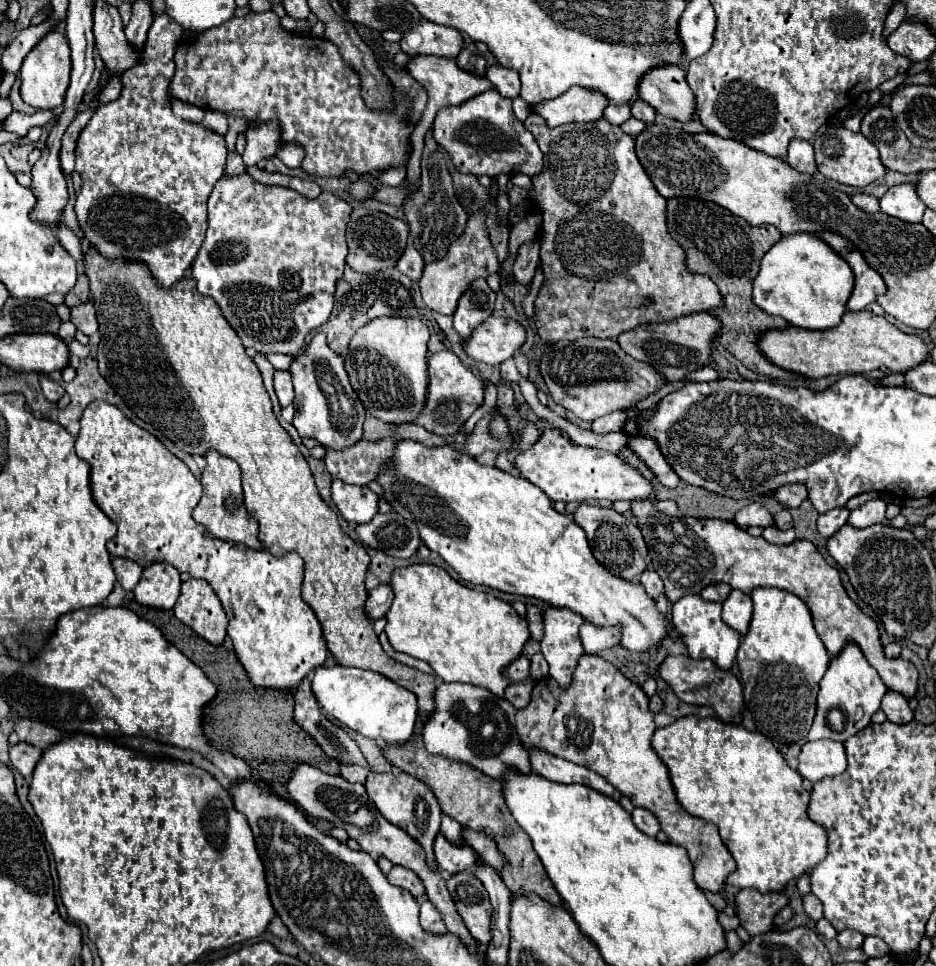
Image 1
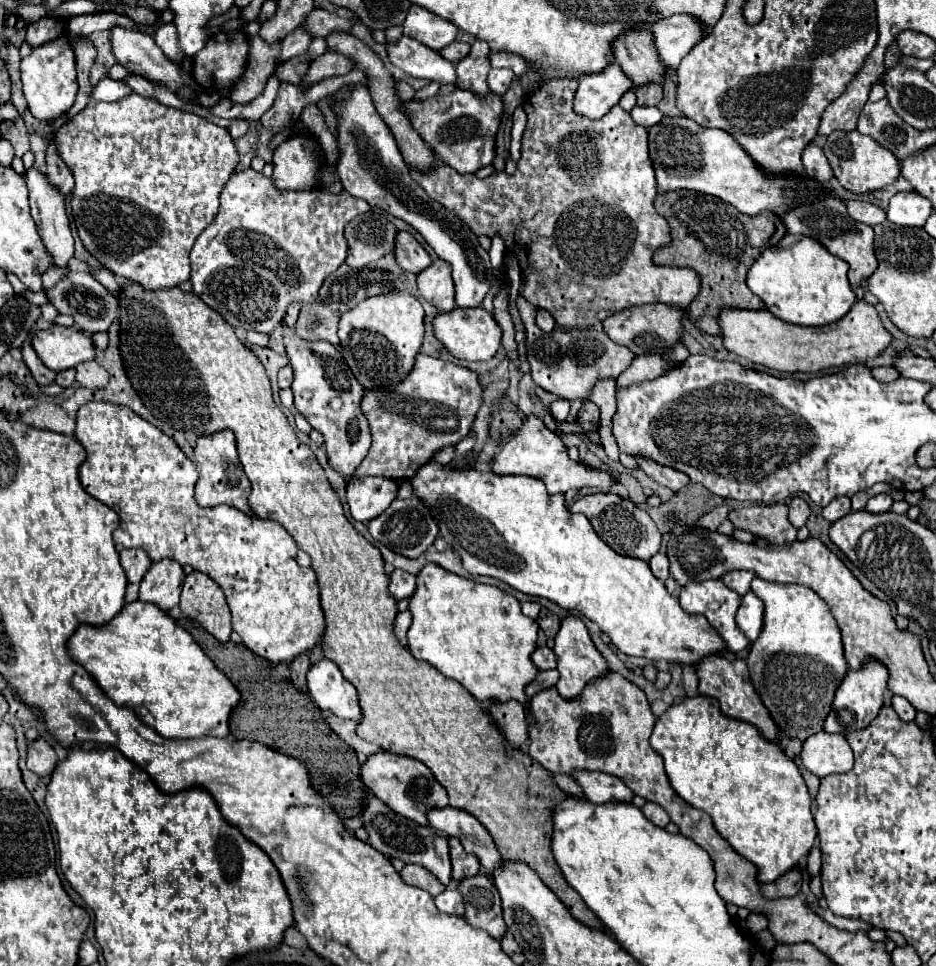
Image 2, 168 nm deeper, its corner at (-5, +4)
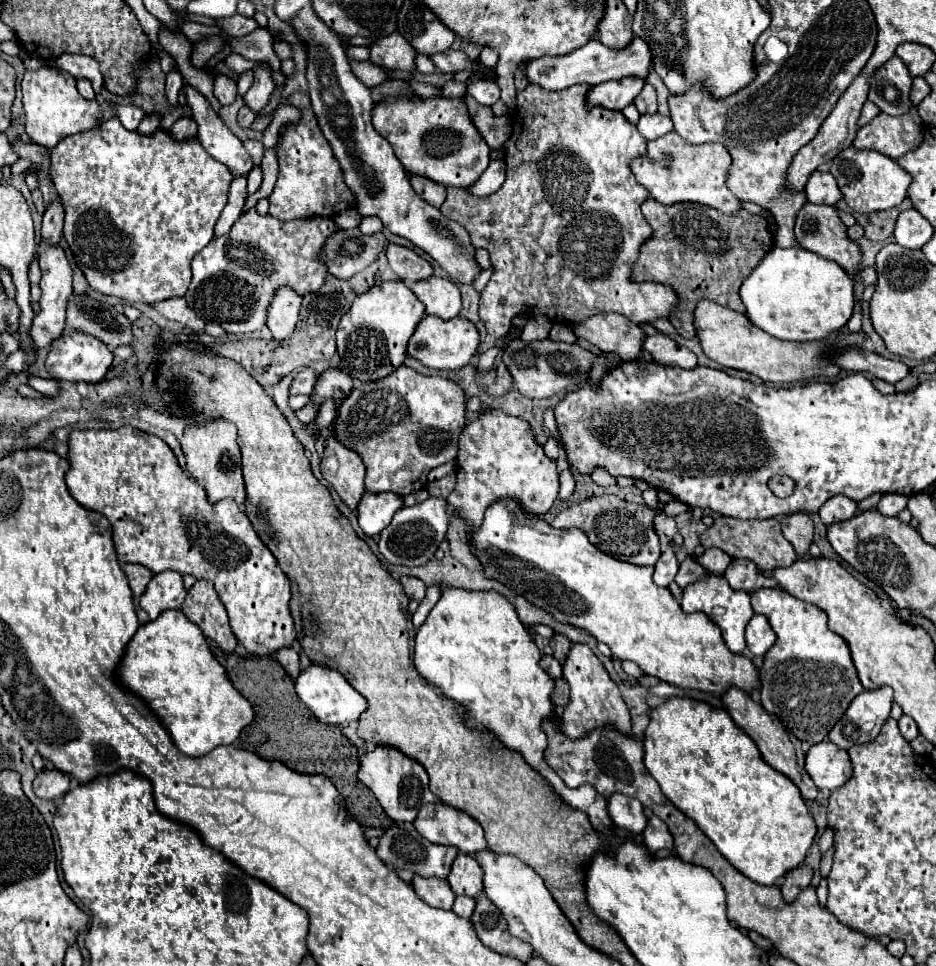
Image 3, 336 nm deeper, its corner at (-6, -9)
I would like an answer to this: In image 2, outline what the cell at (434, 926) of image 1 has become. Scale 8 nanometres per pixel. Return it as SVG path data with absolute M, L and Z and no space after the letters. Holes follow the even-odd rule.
M446 887L438 897L434 897L434 903L438 911L450 913L450 915L464 915L464 903L462 895L456 887Z

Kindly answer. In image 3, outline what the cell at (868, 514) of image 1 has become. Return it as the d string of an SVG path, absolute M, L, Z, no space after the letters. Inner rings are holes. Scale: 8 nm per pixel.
M881 496L877 510L883 516L897 516L907 506L907 496Z

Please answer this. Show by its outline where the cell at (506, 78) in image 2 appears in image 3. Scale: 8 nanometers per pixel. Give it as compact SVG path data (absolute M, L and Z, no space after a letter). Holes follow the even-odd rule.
M473 82L467 86L467 92L479 102L479 104L485 104L485 106L491 106L499 100L499 86L497 82Z

